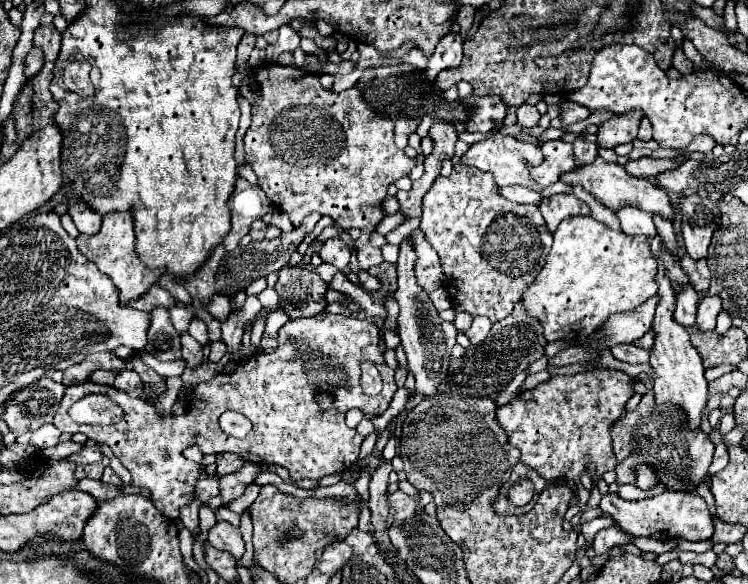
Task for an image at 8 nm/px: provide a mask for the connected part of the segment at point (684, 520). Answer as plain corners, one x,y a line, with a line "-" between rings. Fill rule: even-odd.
665,491
651,499
643,501
625,501
617,493
611,497
603,497
599,503
601,511
615,519
615,523
635,537
651,537
651,539
677,539
683,537
687,541
707,541
713,533
713,519
709,517
707,503
689,491

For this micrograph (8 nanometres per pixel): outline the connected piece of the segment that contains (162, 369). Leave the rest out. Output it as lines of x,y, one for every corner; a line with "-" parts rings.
143,349
141,351
134,351
135,355
139,355
142,361
145,361
149,367
153,367
159,375
163,377
173,377
173,375
181,375
185,371
185,361
179,359
179,361
159,361
159,359
153,359
149,353
145,353

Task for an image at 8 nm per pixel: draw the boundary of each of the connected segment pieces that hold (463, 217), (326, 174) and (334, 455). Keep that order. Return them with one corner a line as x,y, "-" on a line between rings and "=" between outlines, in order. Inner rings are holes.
463,163
453,165
453,173
449,177
439,175
435,179
433,187
423,197
423,217
419,229
425,233
429,245
441,259
443,273
447,277
445,285
451,293
453,305
461,311
471,313
473,317
485,315
491,321
507,317
513,311
515,303
521,301
527,287
543,269
545,257
553,243
553,235
549,233
545,219
537,207
523,207
519,203
507,201
499,193
493,175
=
311,75
255,83
257,99
251,109
251,127
245,133
245,157
259,179
259,187
277,209
289,215
293,227
299,227
309,213
321,213
329,215
343,229
361,229
361,237
355,241
359,269
367,271
369,267
379,265
383,261
381,249
370,244
369,235
385,215
381,203
387,197
387,187
397,179
407,177
415,167
415,159
407,157
393,141
395,119
387,113
377,113
365,103
363,93
357,87
333,93
323,89
=
319,313
287,321
279,329
277,343
273,353
259,351
239,361
233,373
219,373
211,381
193,387
193,403
183,415
159,415
153,403
141,397
129,397
127,391
107,387
101,395
121,405
125,413
123,421
109,427
73,423
68,414
71,403
91,393
91,385
85,381
65,389
53,425
63,433
83,433
95,443
107,443
113,455
119,457
123,467
131,473
131,485
149,489
153,505
171,521
179,519
181,507
195,501
195,487
201,477
200,465
183,457
189,445
199,445
201,453
229,451
249,463
281,465
291,473
293,481
319,481
349,469
359,457
363,437
345,425
345,413
358,408
365,415
381,415
397,391
393,369
387,367
379,349
377,325
357,317
-
311,355
317,355
317,367
309,363
-
363,361
373,361
381,373
383,388
379,395
365,395
361,389
-
321,391
333,393
333,407
329,411
319,409
317,395
-
227,409
239,411
251,419
253,429
245,439
233,439
221,431
217,419
219,413

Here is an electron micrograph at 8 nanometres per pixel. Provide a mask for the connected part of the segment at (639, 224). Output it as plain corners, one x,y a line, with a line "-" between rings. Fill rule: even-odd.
623,207
623,209
617,209
615,215
621,223
621,229
629,235
649,235
649,237
653,237
657,233
653,219
651,219
651,213
645,213
645,211
635,209
635,207

